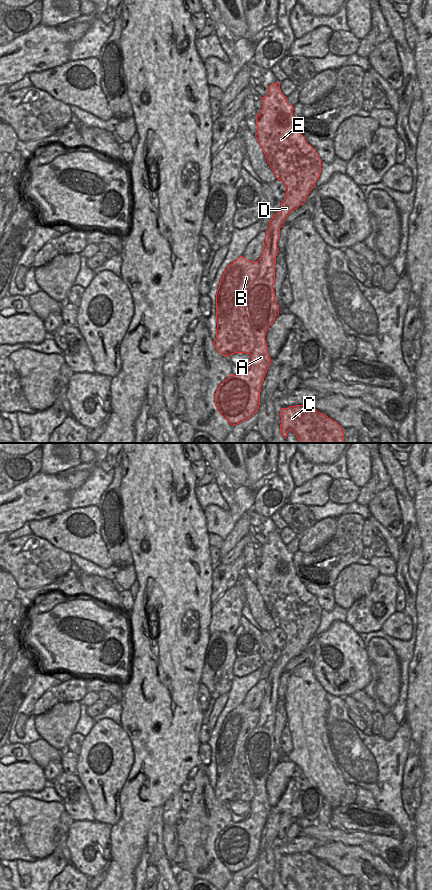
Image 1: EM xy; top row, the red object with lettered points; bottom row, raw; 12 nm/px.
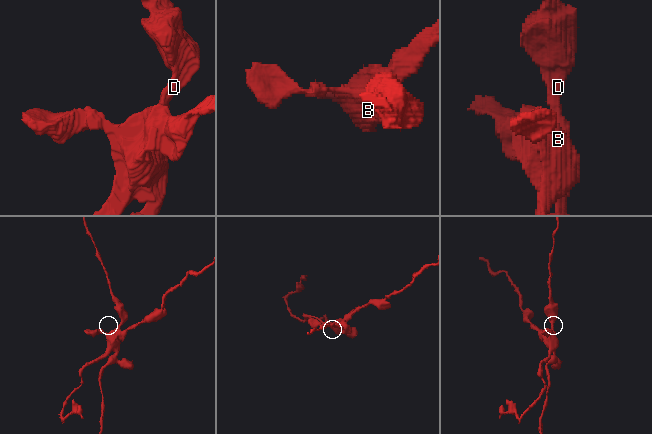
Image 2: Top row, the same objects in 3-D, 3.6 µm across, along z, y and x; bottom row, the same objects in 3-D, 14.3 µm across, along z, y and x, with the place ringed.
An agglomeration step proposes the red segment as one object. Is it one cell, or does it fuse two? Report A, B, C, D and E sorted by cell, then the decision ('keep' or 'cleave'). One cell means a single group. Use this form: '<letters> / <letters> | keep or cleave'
A C D E / B | cleave

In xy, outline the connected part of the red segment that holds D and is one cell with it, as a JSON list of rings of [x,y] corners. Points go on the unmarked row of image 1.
[[[280,531],[271,532],[268,535],[268,542],[261,545],[263,555],[259,562],[256,562],[256,587],[263,597],[264,603],[270,613],[276,626],[282,629],[287,637],[285,646],[281,650],[280,658],[272,664],[269,671],[269,675],[266,679],[265,691],[263,700],[259,706],[260,721],[255,728],[255,732],[258,734],[257,744],[252,750],[251,757],[253,761],[246,760],[248,769],[251,773],[252,779],[256,785],[256,794],[251,802],[251,809],[249,814],[244,818],[243,821],[233,823],[231,822],[226,828],[224,828],[218,835],[215,841],[215,853],[220,862],[232,873],[237,873],[253,864],[257,860],[260,853],[260,840],[261,833],[264,829],[264,825],[267,821],[268,815],[271,812],[271,806],[268,802],[267,791],[265,789],[265,783],[269,775],[273,772],[275,766],[279,763],[279,754],[276,750],[275,739],[273,733],[275,731],[275,713],[276,704],[279,700],[277,690],[279,688],[280,676],[284,673],[285,667],[288,663],[297,657],[300,653],[304,652],[310,639],[315,635],[316,629],[320,625],[321,621],[321,607],[315,597],[305,588],[305,585],[299,580],[296,575],[296,569],[293,565],[293,554],[288,551],[287,545],[280,538]]]

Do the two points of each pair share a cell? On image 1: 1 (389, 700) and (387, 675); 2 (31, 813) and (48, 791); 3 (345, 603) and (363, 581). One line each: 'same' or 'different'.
1: same
2: different
3: same

